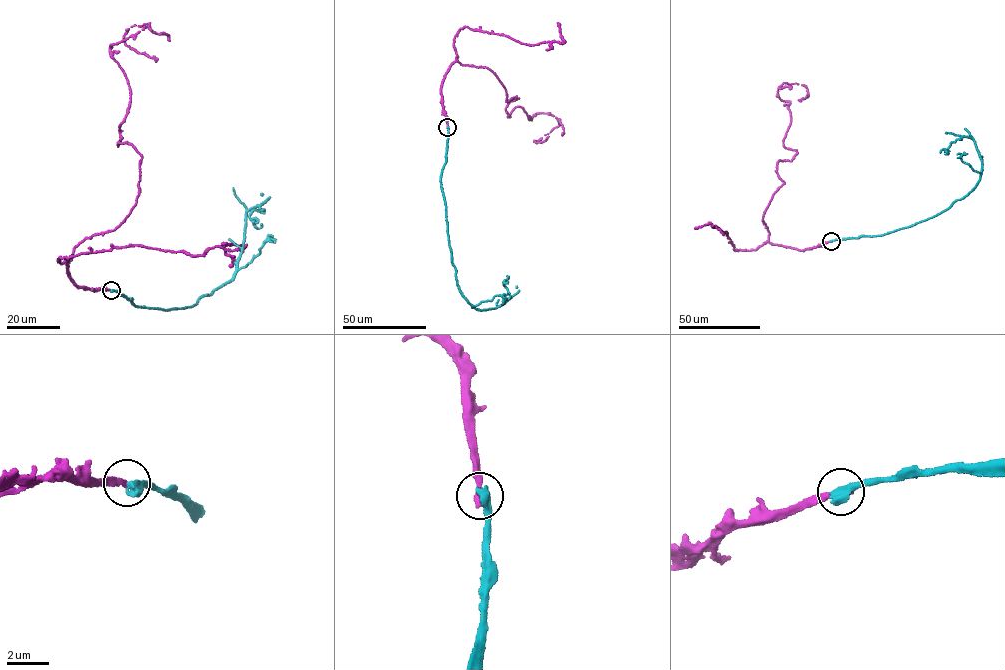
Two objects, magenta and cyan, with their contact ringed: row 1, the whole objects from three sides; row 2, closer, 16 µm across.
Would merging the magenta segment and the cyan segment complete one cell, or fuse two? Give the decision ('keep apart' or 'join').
keep apart

